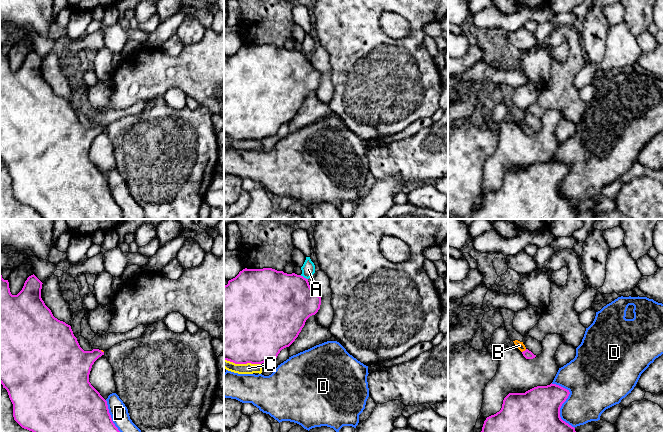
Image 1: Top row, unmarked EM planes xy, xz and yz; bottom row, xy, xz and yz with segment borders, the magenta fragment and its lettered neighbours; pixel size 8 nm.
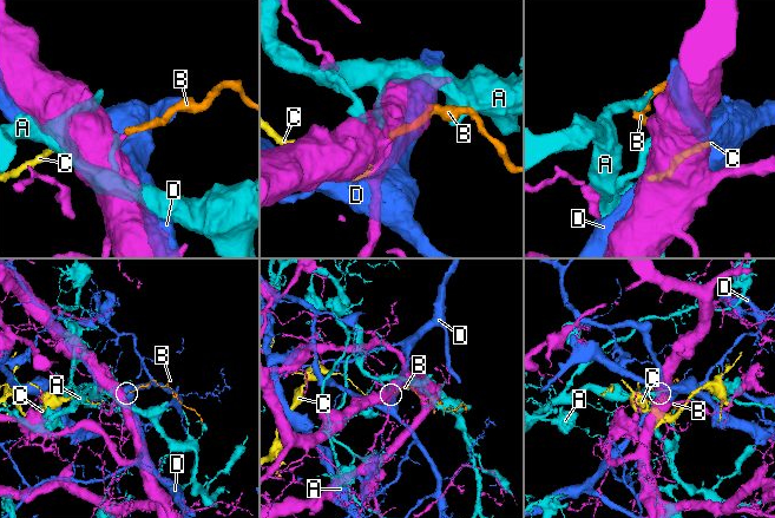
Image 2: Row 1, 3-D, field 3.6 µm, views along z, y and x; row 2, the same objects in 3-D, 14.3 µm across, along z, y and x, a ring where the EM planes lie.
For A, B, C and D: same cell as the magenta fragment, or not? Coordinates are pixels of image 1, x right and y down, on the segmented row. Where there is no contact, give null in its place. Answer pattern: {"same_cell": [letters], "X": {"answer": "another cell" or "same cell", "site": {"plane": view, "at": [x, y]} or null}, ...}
{"same_cell": ["B"], "A": {"answer": "another cell", "site": {"plane": "xz", "at": [303, 277]}}, "B": {"answer": "same cell", "site": {"plane": "yz", "at": [525, 350]}}, "C": {"answer": "another cell", "site": {"plane": "xz", "at": [242, 363]}}, "D": {"answer": "another cell", "site": {"plane": "yz", "at": [563, 402]}}}

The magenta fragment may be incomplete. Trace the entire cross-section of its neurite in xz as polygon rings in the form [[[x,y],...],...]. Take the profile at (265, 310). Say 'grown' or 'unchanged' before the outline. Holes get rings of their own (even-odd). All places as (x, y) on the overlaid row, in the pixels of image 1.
unchanged | [[[272,268],[243,269],[235,278],[229,280],[228,284],[224,286],[224,360],[235,364],[262,364],[276,359],[282,349],[289,347],[295,341],[304,327],[306,320],[318,312],[320,305],[321,297],[313,292],[308,279],[301,275],[295,273],[287,274],[283,271],[277,271]]]

